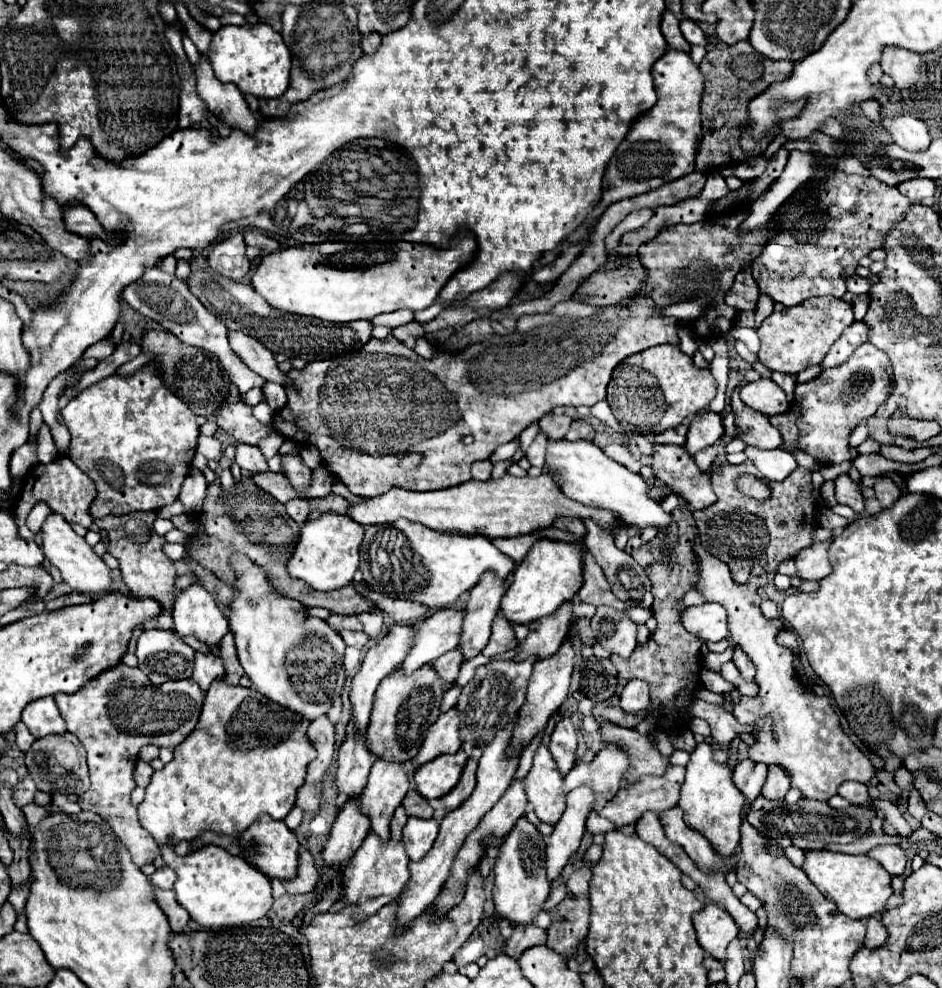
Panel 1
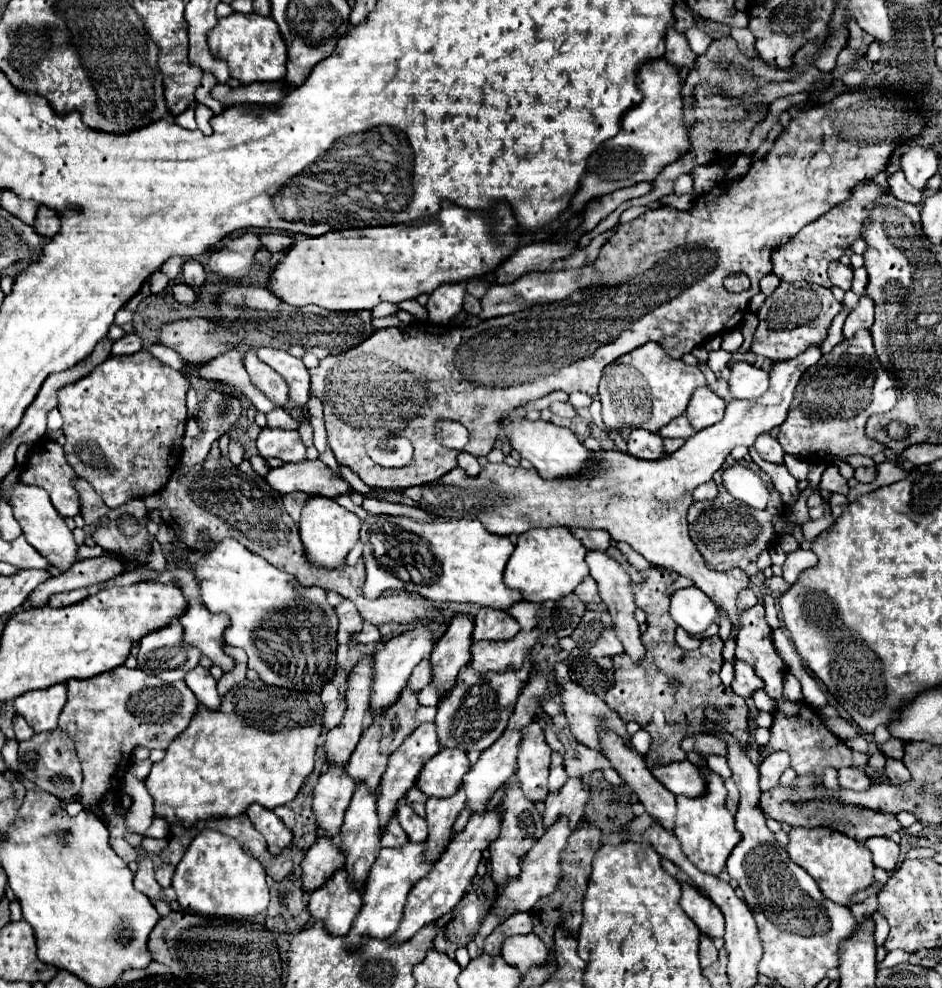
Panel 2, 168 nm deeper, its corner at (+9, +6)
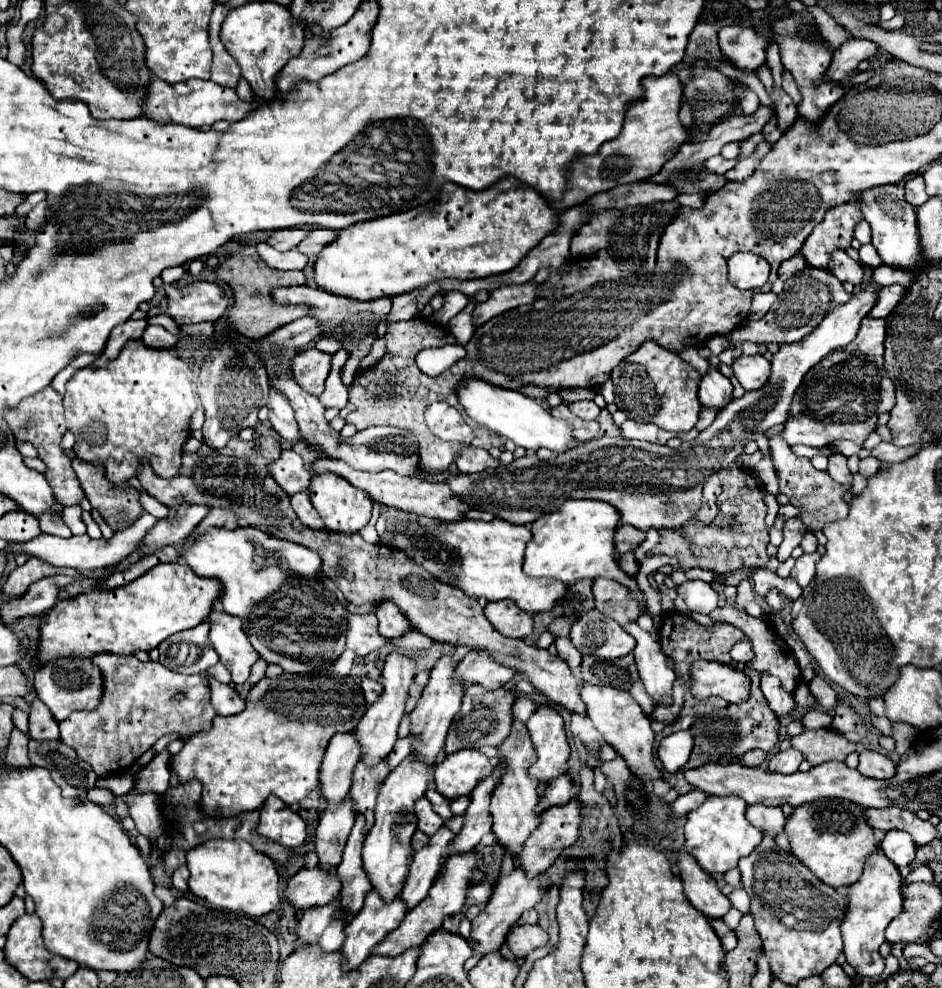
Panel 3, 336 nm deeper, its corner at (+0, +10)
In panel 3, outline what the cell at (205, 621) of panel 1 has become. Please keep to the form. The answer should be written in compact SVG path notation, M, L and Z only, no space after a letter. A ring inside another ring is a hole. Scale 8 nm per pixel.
M213 611L207 623L211 625L209 639L221 663L229 669L231 679L235 683L245 683L249 679L253 663L259 659L259 653L253 649L247 635L243 633L239 617Z

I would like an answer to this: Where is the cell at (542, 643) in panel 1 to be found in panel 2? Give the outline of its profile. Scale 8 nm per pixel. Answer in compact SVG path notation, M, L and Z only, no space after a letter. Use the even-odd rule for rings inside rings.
M534 627L530 631L520 631L516 637L508 641L474 641L472 643L472 661L470 665L478 673L486 671L506 671L508 667L522 669L528 659L528 651L536 645L540 637L540 629Z

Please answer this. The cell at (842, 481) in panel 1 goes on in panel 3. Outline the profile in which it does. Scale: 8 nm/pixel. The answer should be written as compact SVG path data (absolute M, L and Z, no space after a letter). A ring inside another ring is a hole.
M831 453L829 455L829 467L827 473L837 481L837 483L851 483L853 475L847 469L847 457L841 453Z

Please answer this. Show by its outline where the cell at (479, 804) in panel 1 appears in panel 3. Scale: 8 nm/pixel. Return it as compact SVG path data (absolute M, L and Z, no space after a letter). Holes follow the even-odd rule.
M373 889L367 899L365 899L365 905L363 909L347 923L347 941L343 943L343 949L341 949L341 957L343 957L343 969L345 971L351 971L355 967L359 967L371 953L371 949L381 943L393 929L399 927L399 923L403 921L405 917L405 905L401 899L395 899L393 903L385 903L379 893Z

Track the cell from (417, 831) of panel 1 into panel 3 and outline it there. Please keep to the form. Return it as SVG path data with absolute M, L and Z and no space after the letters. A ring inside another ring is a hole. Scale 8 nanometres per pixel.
M421 797L421 799L415 803L415 815L417 815L417 819L419 819L417 829L421 829L421 831L427 833L427 835L435 835L437 829L443 825L443 819L431 809L431 803L429 803L425 797Z

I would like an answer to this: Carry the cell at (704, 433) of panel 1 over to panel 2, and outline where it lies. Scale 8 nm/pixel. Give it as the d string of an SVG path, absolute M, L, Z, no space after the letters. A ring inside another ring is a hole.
M700 387L694 391L688 409L686 409L686 417L690 421L690 425L694 427L694 431L702 431L708 425L714 425L722 419L726 403L708 387Z

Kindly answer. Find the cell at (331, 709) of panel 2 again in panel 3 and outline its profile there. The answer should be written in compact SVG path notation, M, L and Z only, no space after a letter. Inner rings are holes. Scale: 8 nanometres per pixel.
M363 679L363 681L361 681L361 689L363 689L363 695L365 695L367 703L371 705L371 703L377 701L379 693L383 691L383 685L381 685L379 681L373 681L373 679Z

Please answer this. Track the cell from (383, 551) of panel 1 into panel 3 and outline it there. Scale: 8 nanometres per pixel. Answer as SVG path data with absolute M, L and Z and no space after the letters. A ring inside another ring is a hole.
M503 519L493 521L451 521L429 527L423 537L399 533L389 539L389 545L403 551L417 565L425 567L435 579L463 589L471 597L487 597L487 601L511 599L527 613L551 611L567 593L567 585L551 579L527 577L523 573L525 545L531 541L531 531L523 525L511 525Z

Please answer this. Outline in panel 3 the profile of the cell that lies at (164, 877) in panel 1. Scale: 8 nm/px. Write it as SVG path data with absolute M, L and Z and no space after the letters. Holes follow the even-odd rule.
M181 865L179 869L175 869L173 873L173 887L179 891L187 891L187 881L189 881L189 869L185 865Z

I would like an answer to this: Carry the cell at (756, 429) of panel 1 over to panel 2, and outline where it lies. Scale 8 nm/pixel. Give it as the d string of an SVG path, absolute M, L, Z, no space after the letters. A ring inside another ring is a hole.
M762 433L762 439L756 439L754 449L758 451L758 455L766 461L772 463L782 463L784 457L784 449L780 447L780 443L770 435L770 433Z

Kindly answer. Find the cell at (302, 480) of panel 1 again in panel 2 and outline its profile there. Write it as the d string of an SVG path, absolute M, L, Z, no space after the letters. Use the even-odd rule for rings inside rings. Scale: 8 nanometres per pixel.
M262 429L256 439L258 453L268 457L278 457L284 463L300 463L306 459L306 445L300 439L298 431L284 431L284 429Z

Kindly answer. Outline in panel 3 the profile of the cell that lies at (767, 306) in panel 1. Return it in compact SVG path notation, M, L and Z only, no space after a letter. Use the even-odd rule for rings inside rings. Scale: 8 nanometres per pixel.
M797 253L795 257L783 261L783 265L779 267L779 279L789 279L791 275L795 275L799 269L805 269L807 267L807 261L803 261L803 255Z

